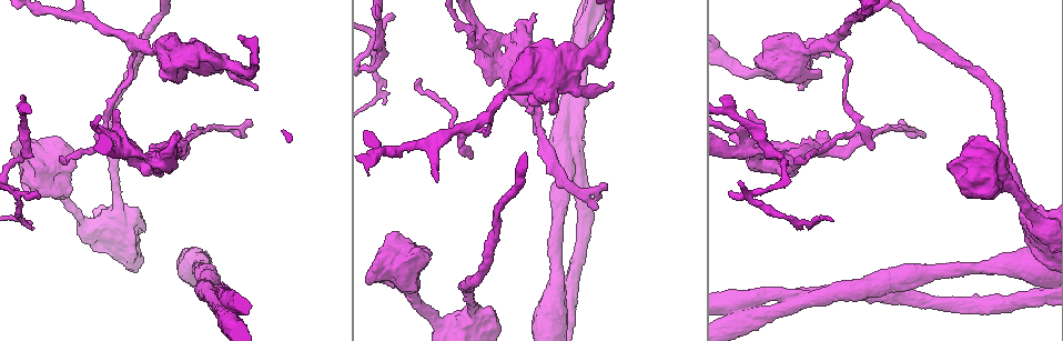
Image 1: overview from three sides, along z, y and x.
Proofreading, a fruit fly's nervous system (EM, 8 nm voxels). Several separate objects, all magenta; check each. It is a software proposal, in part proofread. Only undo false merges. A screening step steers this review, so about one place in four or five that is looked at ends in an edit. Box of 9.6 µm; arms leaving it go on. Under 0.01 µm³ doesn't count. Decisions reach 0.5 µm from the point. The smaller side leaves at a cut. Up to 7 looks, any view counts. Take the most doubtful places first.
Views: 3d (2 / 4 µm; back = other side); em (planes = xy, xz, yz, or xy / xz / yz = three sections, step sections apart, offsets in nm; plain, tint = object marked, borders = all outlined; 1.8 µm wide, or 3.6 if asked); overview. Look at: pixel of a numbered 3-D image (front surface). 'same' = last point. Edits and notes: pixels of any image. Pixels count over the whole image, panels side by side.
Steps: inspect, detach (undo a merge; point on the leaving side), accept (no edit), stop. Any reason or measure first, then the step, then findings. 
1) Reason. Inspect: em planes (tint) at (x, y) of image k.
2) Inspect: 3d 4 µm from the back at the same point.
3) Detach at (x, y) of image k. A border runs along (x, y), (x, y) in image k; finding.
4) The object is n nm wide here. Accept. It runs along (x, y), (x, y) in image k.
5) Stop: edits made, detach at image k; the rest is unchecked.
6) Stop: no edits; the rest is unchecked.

A fork. Inspect: 3d 2 µm at (119, 153) of image 1.

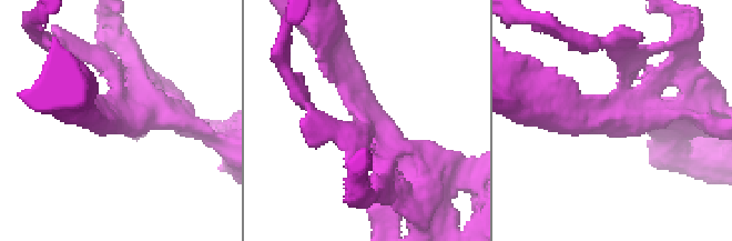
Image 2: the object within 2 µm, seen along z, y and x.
3 arms meet here. Inspect: em planes (tint) at (372, 132) of image 2.

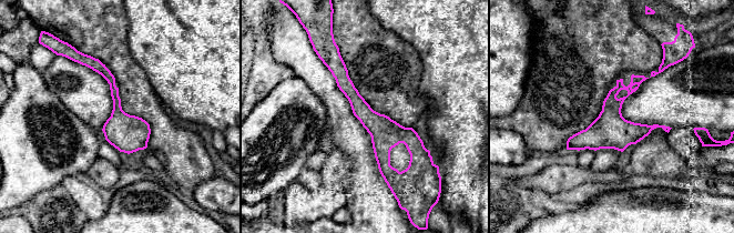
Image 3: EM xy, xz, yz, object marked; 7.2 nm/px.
The object is 200 nm wide here. Accept. It runs along (337, 58), (383, 131), (388, 180) in image 3; continuous, no second cell.

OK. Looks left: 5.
Inspect: em planes (borders) at (731, 113) of image 1.

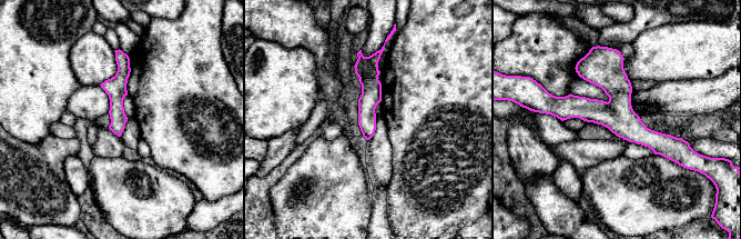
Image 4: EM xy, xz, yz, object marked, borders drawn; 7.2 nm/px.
The object is 120 nm wide here. Accept. It runs along (550, 111), (679, 140) in image 4; one cell here.

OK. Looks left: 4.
Sharp bend. Inspect: em planes (tint) at (18, 193) of image 1.

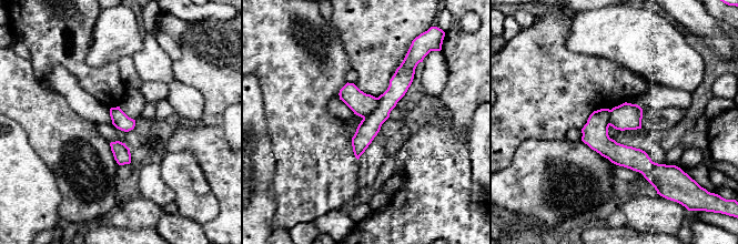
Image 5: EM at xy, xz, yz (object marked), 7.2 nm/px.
Detach at (362, 104) of image 5. A second cell is stuck on.

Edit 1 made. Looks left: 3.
Stop: edits made, detach at image 5; the rest is unchecked.

